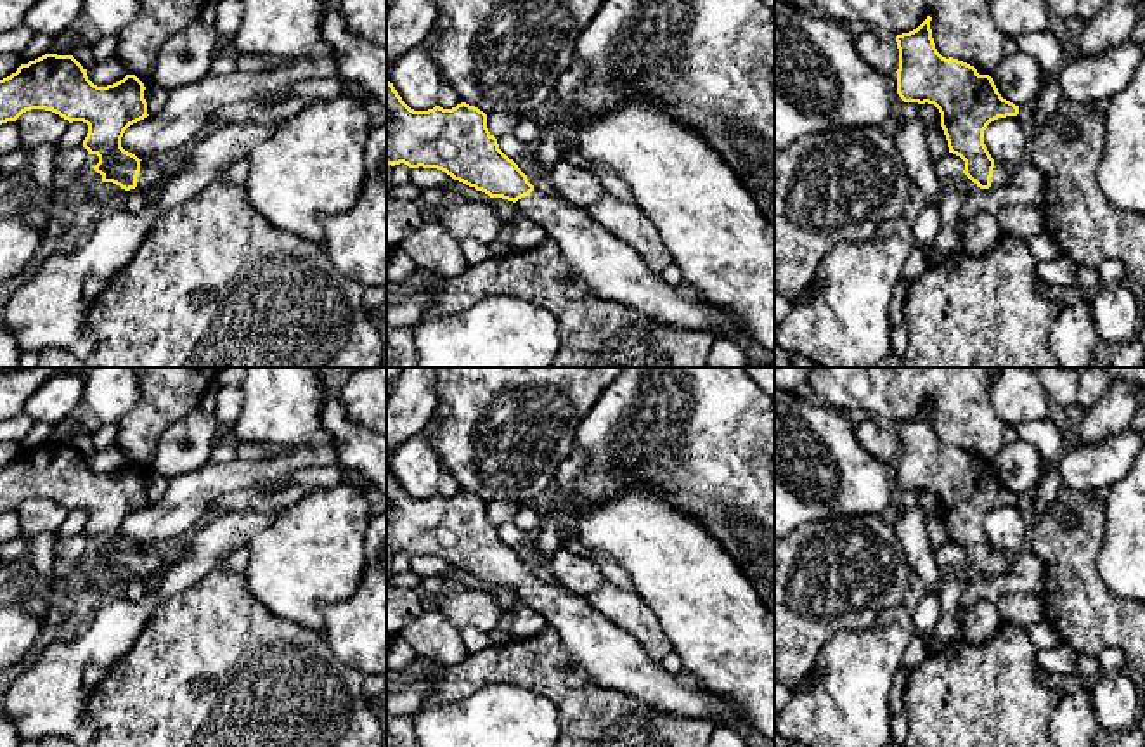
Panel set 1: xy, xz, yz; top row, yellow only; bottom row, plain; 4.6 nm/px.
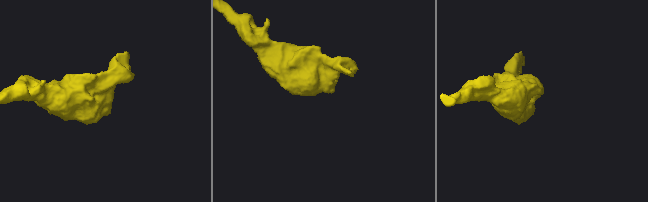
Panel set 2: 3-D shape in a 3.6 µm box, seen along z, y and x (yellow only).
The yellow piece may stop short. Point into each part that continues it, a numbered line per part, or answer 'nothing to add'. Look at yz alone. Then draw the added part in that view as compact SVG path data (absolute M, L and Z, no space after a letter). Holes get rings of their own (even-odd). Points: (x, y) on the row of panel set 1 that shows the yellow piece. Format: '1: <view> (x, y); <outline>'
1: yz (1002, 174); M994 161L991 187L989 189L1006 185L1010 182L1010 177L1012 177L1012 168L999 163L999 161Z

